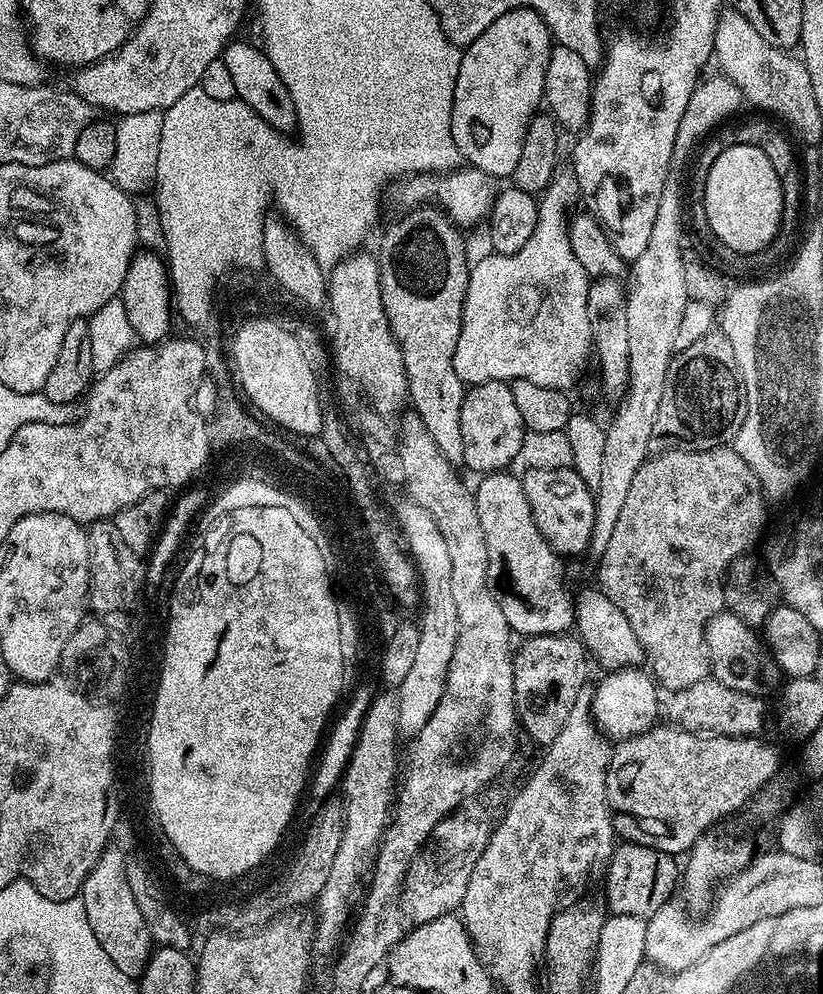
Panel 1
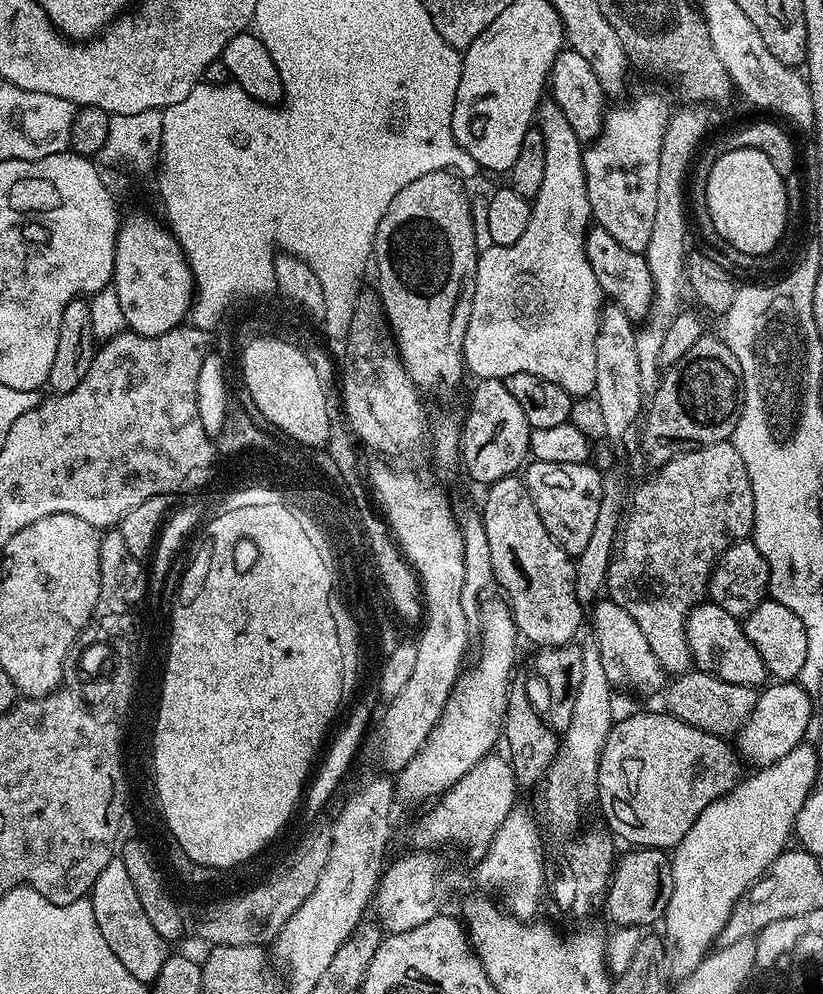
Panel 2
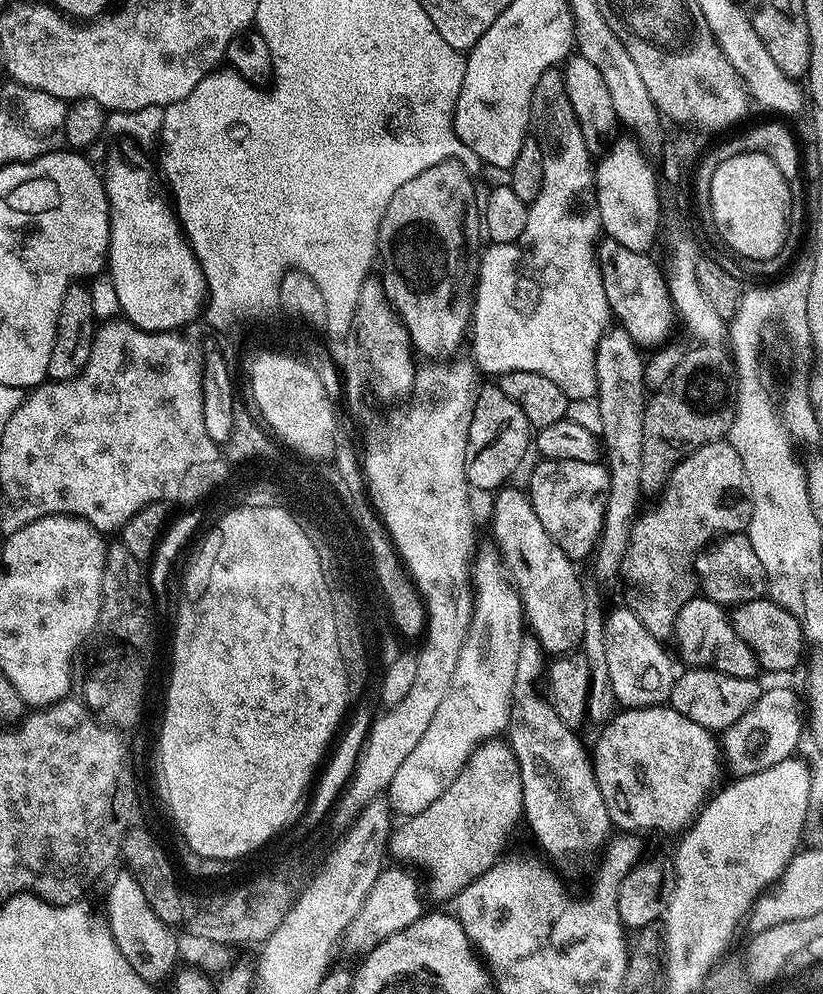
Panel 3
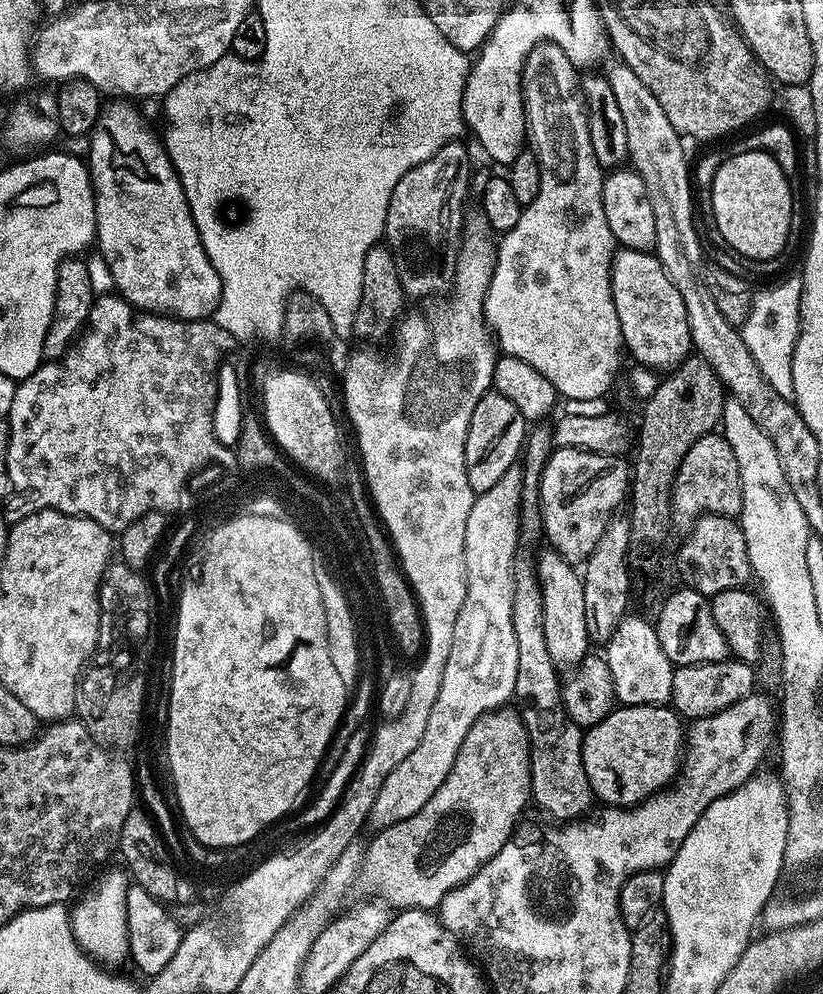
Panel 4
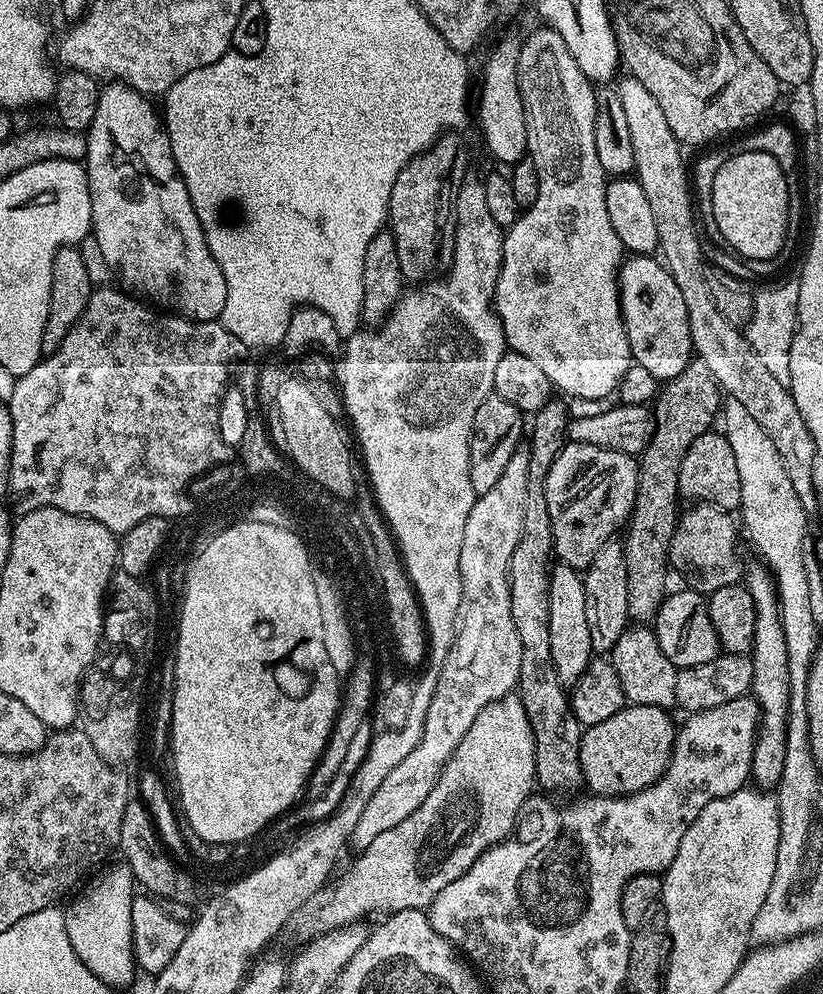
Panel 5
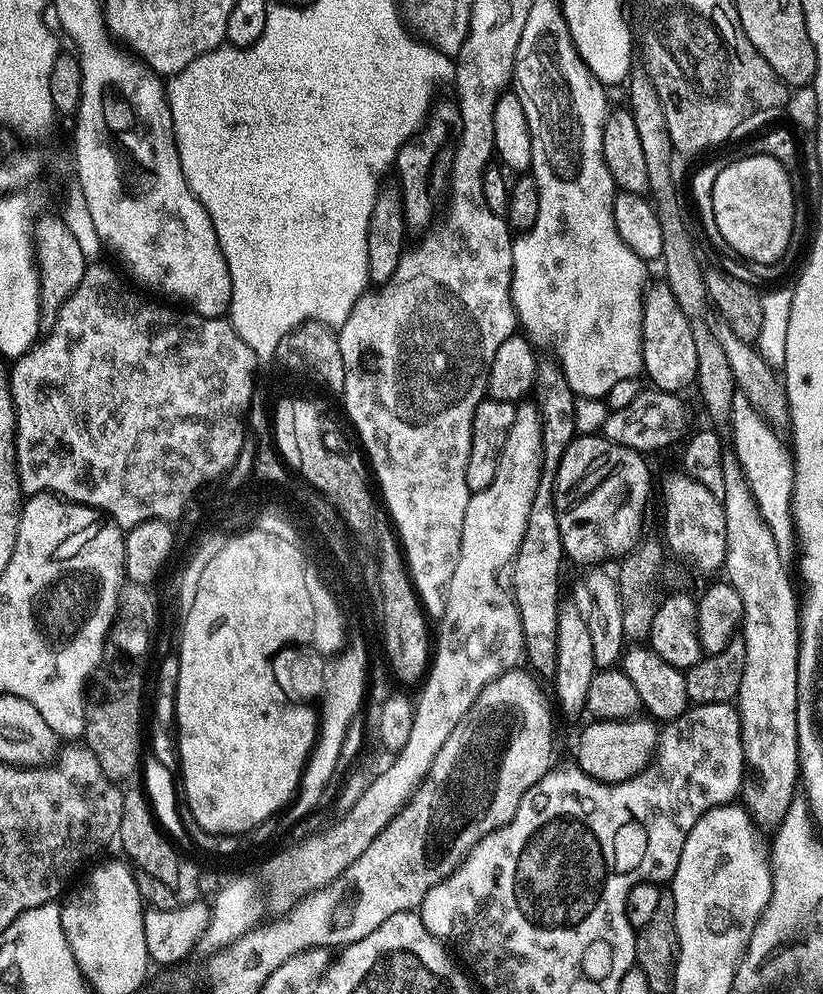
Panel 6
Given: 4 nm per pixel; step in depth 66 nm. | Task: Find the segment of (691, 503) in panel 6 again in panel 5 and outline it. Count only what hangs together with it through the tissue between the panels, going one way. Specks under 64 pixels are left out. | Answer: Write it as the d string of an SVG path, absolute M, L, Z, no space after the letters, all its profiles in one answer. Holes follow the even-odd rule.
M697 503L688 513L679 517L676 533L672 535L672 544L668 547L668 563L673 569L676 568L684 575L684 580L689 589L701 594L710 594L714 590L722 590L722 586L741 583L745 575L746 567L740 561L740 544L736 541L736 528L727 511L716 508L712 504Z

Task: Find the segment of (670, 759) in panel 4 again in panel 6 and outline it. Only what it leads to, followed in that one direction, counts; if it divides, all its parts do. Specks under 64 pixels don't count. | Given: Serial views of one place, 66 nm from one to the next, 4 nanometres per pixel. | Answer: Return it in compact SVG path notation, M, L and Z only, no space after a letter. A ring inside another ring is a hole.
M651 719L592 720L576 740L575 767L603 784L617 784L635 778L656 755L658 728Z

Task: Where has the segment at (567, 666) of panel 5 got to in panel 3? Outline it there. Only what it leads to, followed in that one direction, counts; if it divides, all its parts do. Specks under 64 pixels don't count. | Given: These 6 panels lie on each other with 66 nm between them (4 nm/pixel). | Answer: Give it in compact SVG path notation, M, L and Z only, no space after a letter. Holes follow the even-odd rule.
M505 486L495 493L492 504L492 528L500 542L500 550L508 562L507 575L520 595L527 627L548 654L568 654L581 643L586 622L585 585L580 584L577 565L546 534L546 526L538 522L534 506L523 487Z

